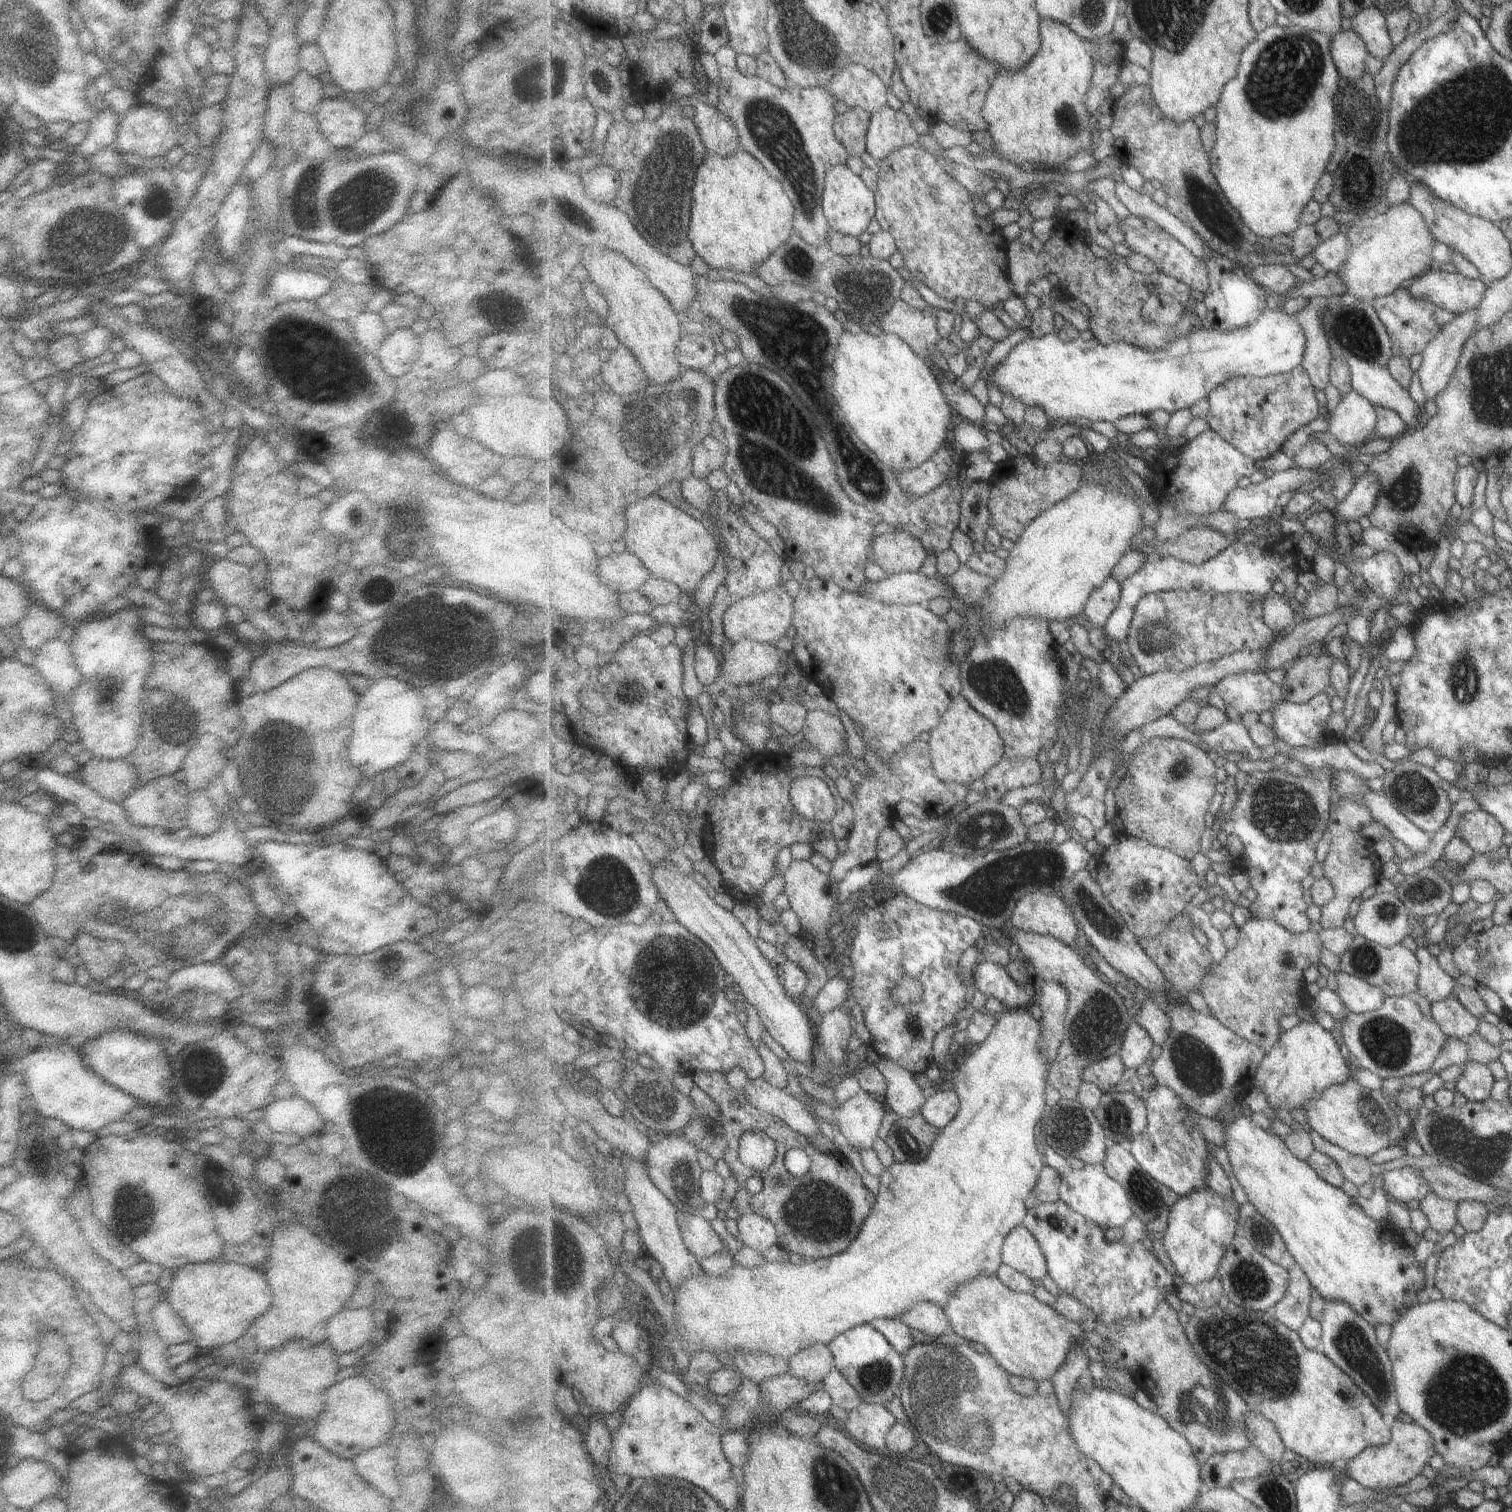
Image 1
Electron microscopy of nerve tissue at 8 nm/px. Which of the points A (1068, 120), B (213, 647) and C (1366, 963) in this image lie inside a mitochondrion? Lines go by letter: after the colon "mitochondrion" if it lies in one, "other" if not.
A: mitochondrion
B: other
C: mitochondrion

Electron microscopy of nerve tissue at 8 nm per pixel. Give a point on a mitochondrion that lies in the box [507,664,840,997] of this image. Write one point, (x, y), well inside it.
(607, 884)

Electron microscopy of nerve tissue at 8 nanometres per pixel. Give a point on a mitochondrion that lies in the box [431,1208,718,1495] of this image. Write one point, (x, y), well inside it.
(571, 1270)

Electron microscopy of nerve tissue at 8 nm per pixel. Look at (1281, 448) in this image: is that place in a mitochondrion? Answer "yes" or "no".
no

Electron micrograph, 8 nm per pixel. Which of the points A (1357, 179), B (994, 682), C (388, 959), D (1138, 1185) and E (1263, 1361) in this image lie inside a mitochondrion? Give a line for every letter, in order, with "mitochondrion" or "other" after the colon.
A: mitochondrion
B: mitochondrion
C: other
D: mitochondrion
E: mitochondrion

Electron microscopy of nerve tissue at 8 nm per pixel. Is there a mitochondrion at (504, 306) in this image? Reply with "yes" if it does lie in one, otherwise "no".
no

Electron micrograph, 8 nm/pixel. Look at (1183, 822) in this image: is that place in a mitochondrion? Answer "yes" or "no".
no

